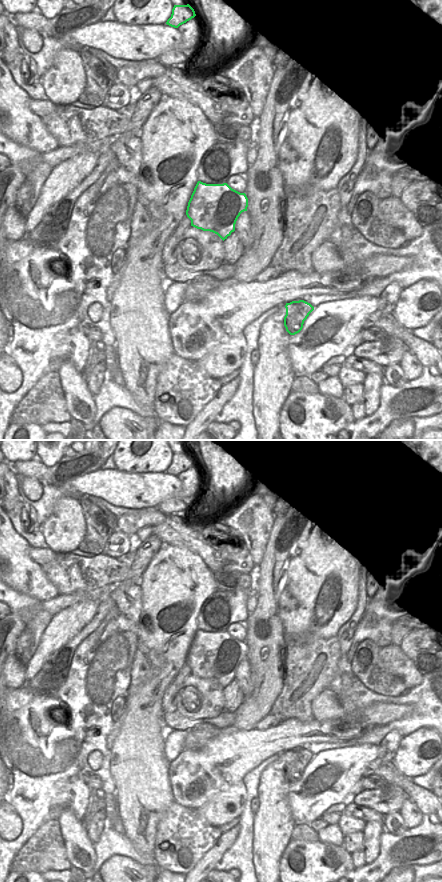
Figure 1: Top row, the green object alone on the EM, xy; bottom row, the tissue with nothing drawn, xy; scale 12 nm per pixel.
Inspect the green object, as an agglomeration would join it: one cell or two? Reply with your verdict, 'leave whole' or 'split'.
leave whole

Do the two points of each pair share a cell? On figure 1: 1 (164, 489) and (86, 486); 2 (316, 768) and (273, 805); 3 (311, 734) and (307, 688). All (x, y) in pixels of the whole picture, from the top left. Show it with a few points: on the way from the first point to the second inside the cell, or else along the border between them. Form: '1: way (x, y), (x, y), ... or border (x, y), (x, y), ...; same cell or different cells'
1: way (145, 489), (121, 489), (115, 486), (105, 486); same cell
2: border (289, 783), (287, 798), (292, 815); different cells
3: border (313, 717), (307, 720), (287, 719); different cells

